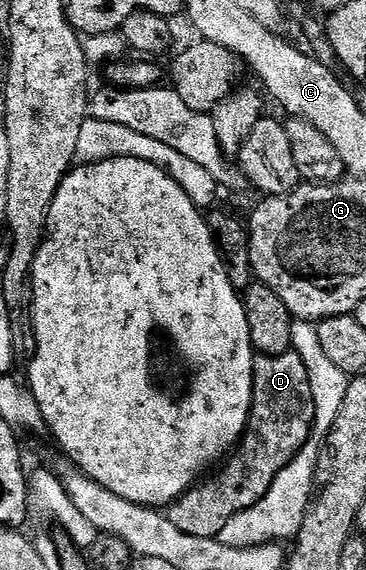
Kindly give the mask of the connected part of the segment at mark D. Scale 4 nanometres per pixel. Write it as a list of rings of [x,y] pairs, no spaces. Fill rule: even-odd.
[[[290,350],[280,356],[256,355],[253,402],[243,437],[222,461],[216,476],[208,475],[186,494],[166,505],[165,515],[169,522],[173,522],[181,534],[193,534],[193,538],[213,540],[219,537],[229,518],[249,510],[249,506],[265,498],[277,474],[281,474],[281,470],[285,470],[285,466],[289,466],[289,462],[305,446],[314,421],[315,407],[313,390],[309,386],[309,370],[305,370],[305,362],[301,362],[298,354]]]

